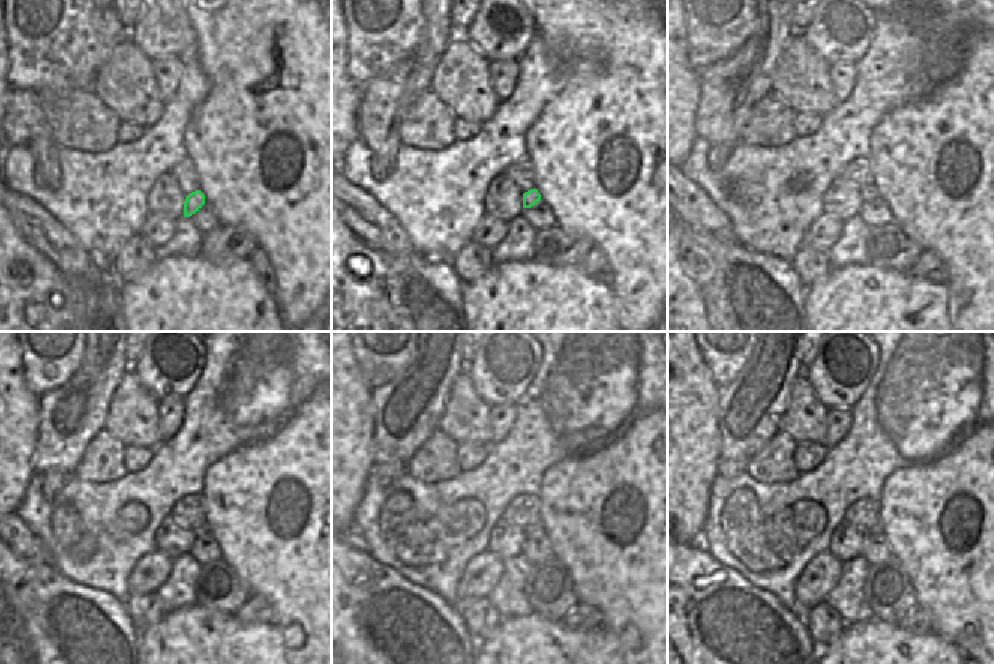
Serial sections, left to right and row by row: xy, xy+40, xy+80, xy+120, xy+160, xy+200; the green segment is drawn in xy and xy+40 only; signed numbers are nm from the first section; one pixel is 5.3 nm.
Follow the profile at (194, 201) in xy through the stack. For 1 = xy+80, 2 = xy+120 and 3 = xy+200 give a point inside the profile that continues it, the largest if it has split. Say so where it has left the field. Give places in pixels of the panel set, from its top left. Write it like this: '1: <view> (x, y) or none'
1: xy+80 (868, 194)
2: xy+120 (201, 529)
3: xy+200 (876, 528)

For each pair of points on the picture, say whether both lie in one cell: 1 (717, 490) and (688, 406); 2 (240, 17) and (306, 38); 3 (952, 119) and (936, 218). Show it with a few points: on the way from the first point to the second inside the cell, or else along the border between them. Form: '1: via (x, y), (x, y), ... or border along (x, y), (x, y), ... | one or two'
1: border along (715, 475), (709, 489), (709, 505), (705, 513) | two
2: via (257, 20), (285, 20), (290, 24) | one
3: via (940, 143), (931, 173), (936, 194) | one

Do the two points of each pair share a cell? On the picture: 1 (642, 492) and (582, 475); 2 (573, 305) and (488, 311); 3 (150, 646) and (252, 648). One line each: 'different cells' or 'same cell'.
1: same cell
2: same cell
3: same cell

